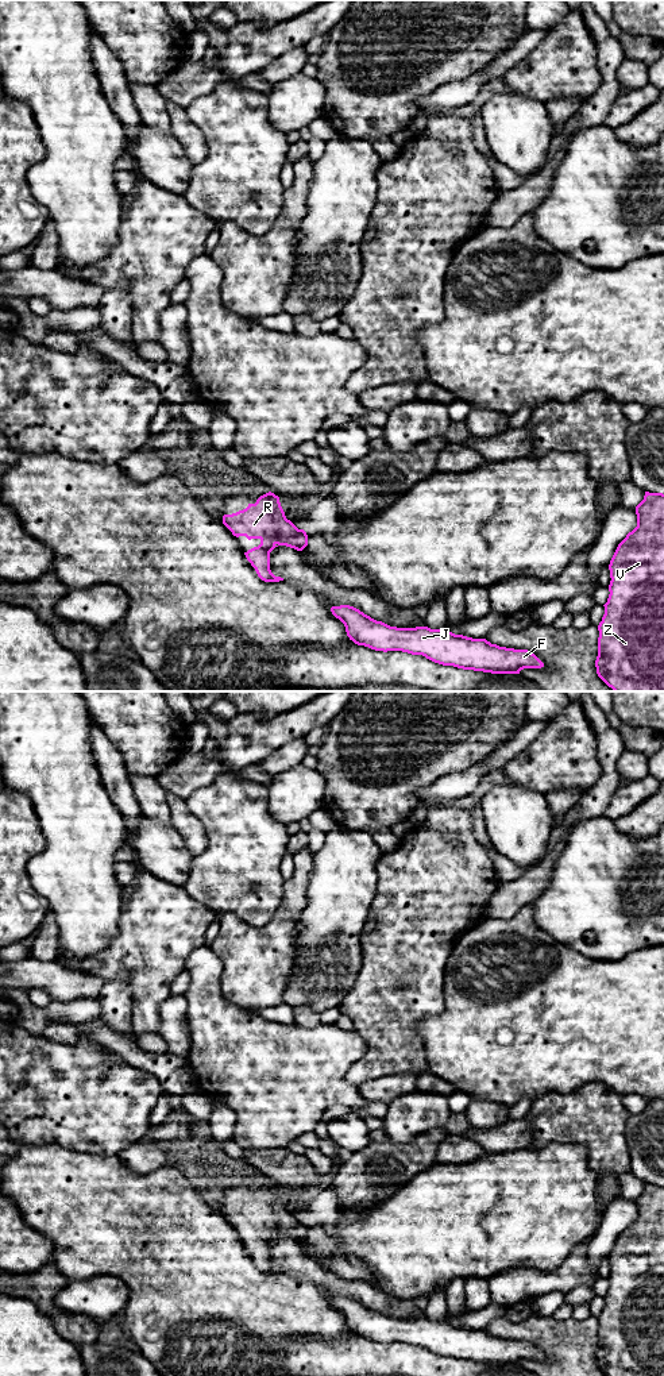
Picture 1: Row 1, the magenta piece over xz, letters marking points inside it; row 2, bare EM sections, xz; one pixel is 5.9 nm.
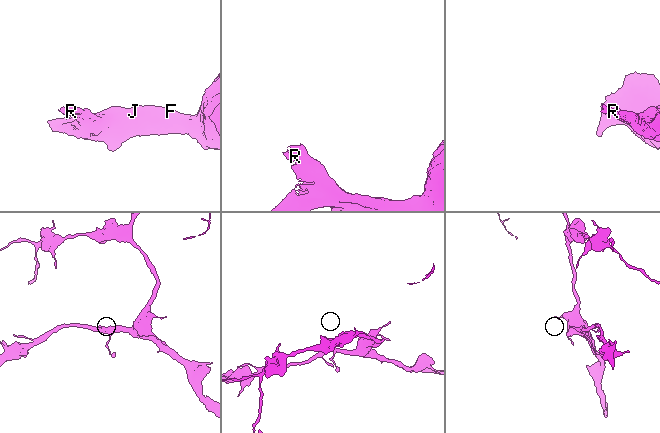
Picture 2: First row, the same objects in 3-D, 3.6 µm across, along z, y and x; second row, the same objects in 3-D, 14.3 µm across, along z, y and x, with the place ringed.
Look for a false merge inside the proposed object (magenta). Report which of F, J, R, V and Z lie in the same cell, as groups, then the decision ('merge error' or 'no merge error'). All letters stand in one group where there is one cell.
F J R V Z | no merge error

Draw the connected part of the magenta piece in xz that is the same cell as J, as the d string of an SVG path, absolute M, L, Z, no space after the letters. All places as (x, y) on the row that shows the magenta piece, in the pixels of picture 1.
M350 605L332 606L331 612L344 624L350 640L375 651L402 651L422 655L443 666L491 674L520 674L524 668L544 667L528 650L499 647L486 639L445 629L390 627Z

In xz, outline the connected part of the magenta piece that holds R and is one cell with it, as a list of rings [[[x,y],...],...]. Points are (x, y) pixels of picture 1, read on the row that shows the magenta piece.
[[[269,492],[255,504],[243,510],[223,516],[223,524],[233,536],[246,536],[248,540],[259,539],[260,544],[244,552],[247,560],[265,582],[283,581],[270,570],[270,552],[278,546],[302,551],[308,546],[308,535],[286,519],[279,497]]]

